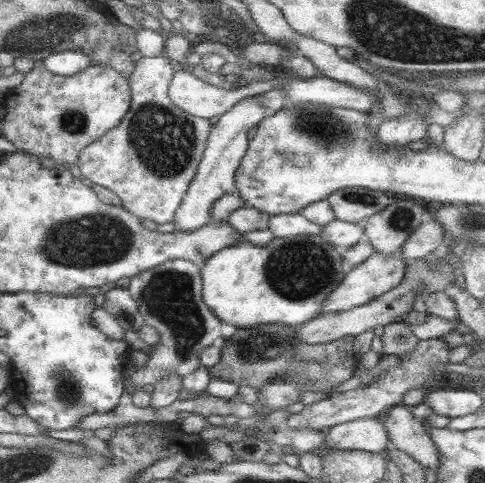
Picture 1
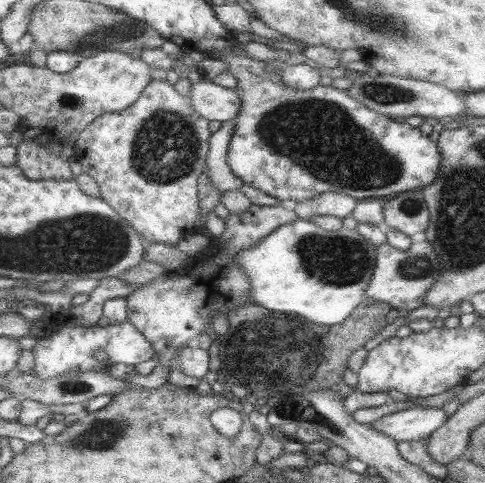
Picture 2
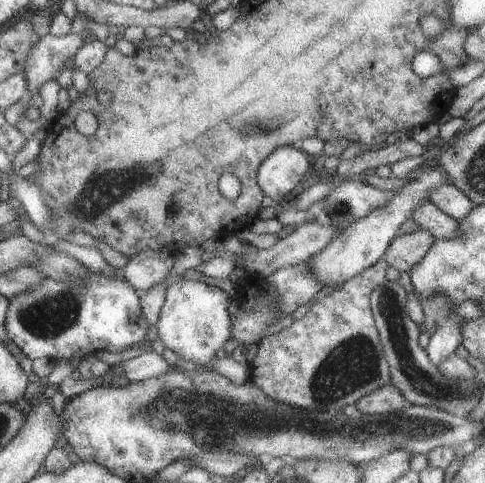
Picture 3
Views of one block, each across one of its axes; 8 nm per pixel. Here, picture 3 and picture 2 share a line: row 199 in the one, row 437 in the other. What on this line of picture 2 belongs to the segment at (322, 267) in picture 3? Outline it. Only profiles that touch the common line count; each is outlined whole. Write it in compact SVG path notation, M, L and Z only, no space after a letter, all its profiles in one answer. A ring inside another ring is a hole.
M415 406L403 412L387 414L369 426L395 442L419 442L419 440L427 440L431 432L441 428L447 420L449 416L441 408Z

